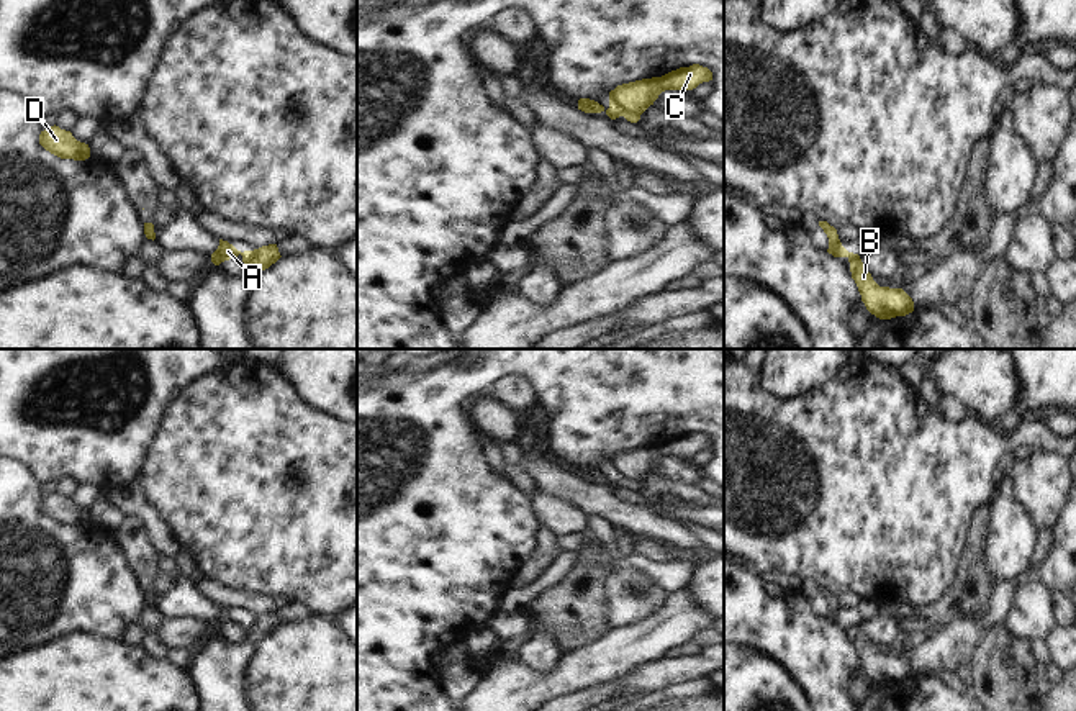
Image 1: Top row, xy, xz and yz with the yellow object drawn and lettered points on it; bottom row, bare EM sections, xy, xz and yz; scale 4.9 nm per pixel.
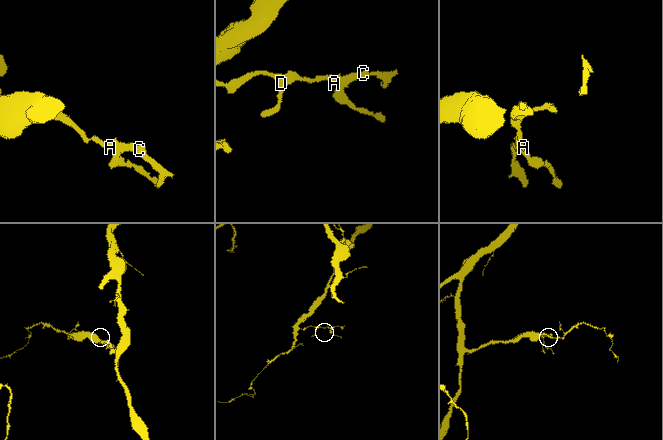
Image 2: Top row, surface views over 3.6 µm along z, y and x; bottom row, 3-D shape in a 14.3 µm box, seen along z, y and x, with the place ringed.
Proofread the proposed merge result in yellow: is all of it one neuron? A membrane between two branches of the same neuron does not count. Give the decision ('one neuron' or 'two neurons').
one neuron

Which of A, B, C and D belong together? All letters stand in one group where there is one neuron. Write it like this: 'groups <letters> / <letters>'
groups A B C D

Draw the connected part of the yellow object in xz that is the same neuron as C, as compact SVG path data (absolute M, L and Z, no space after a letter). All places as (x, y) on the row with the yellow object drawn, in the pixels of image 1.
M693 64L680 67L662 77L642 79L617 85L609 92L609 108L606 110L595 100L580 98L578 110L585 113L604 111L611 120L624 116L631 123L637 123L640 115L653 105L658 95L665 90L693 90L703 82L712 80L712 72L708 67Z

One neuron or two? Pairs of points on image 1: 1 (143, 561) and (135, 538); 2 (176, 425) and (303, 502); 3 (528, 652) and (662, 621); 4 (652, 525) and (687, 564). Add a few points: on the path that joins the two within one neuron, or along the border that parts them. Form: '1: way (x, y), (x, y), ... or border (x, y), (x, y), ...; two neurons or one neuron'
1: way (140, 556), (135, 543); one neuron
2: way (207, 439), (259, 489), (272, 495); one neuron
3: border (562, 652), (551, 669), (531, 669), (523, 662); two neurons
4: border (683, 554), (703, 557); two neurons

